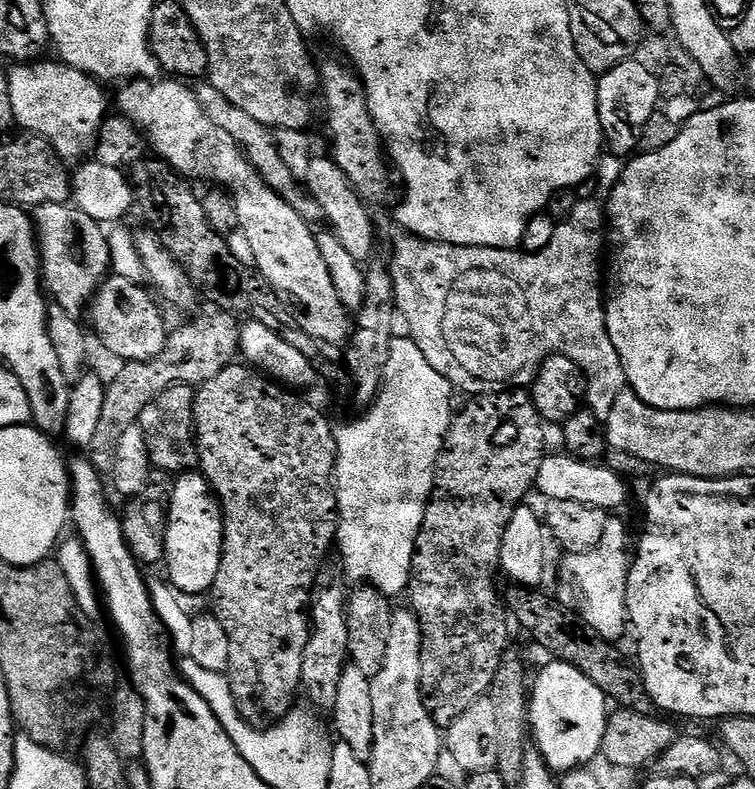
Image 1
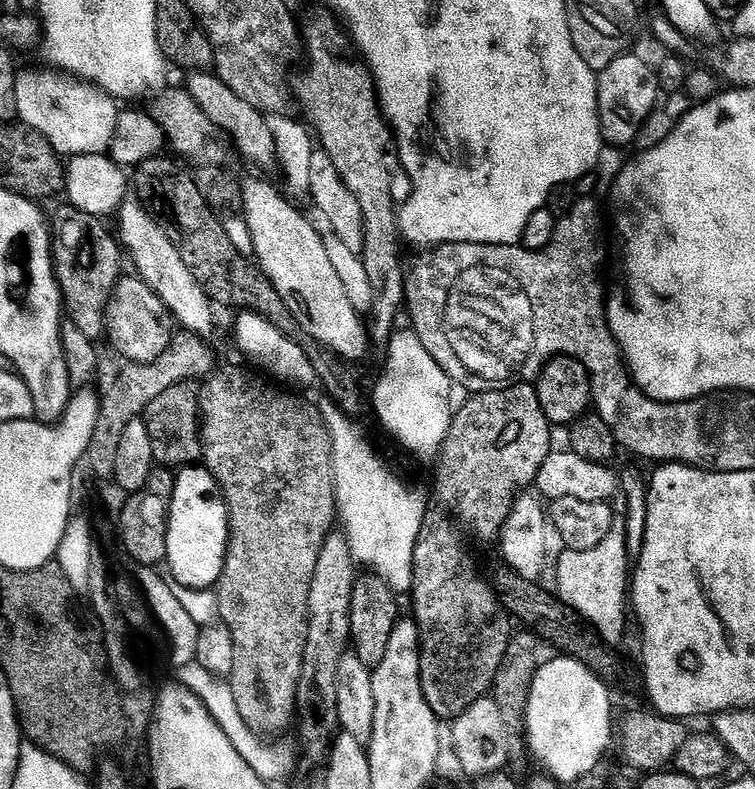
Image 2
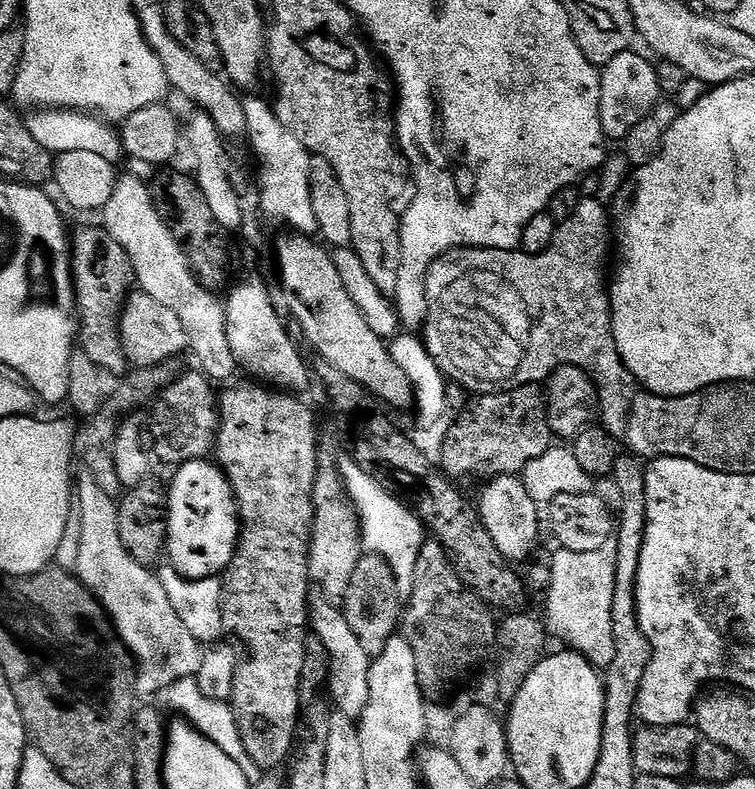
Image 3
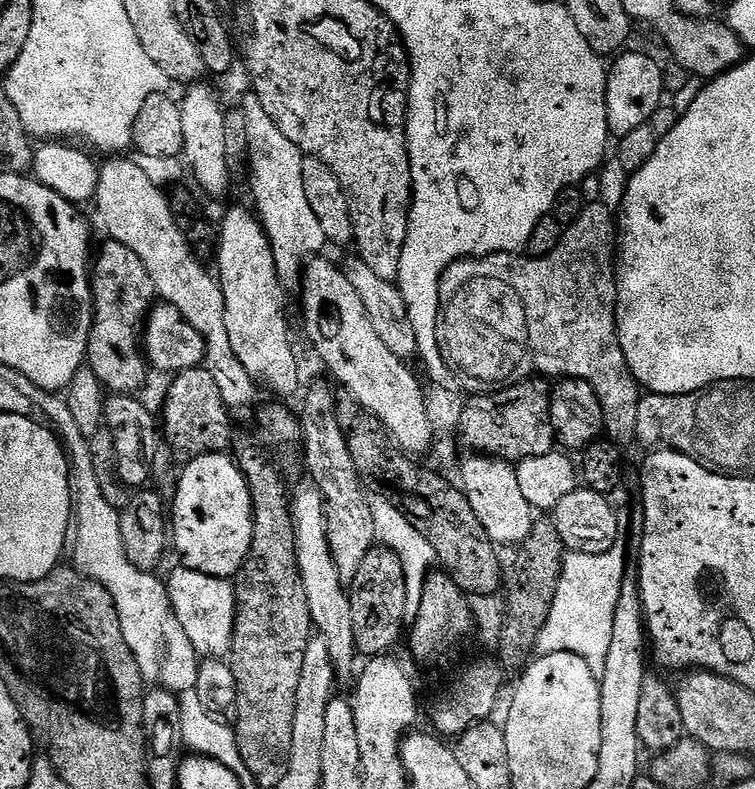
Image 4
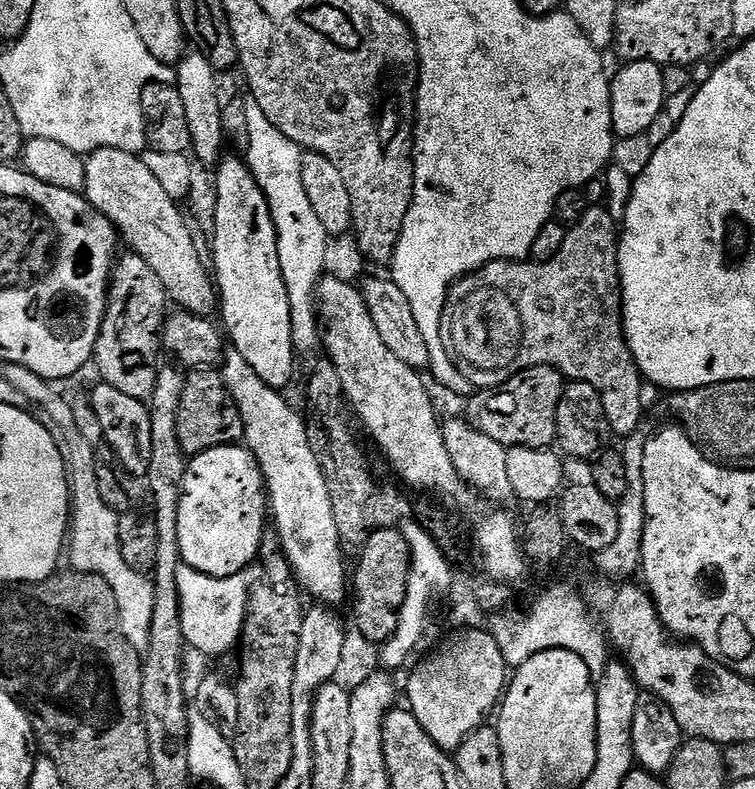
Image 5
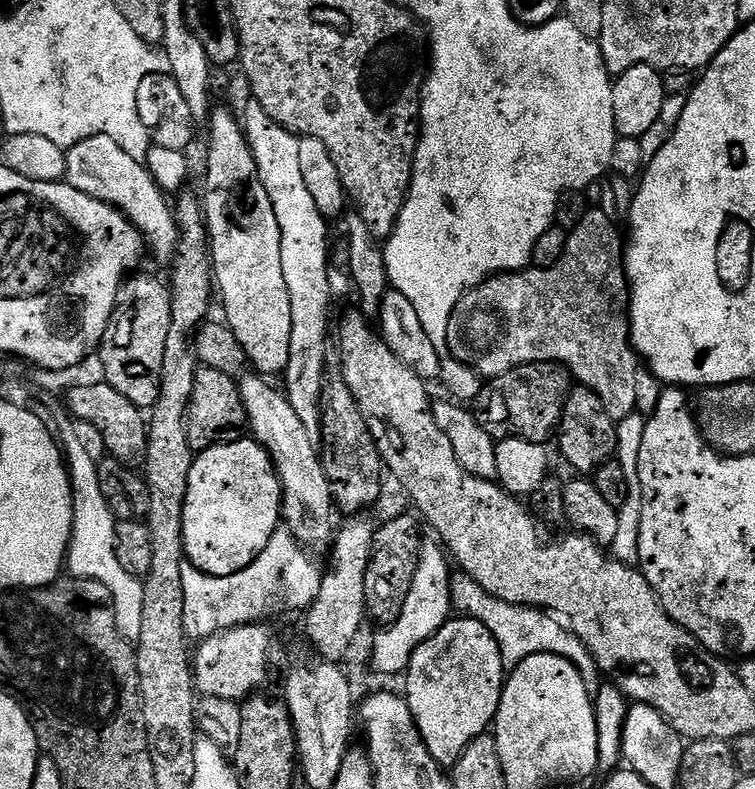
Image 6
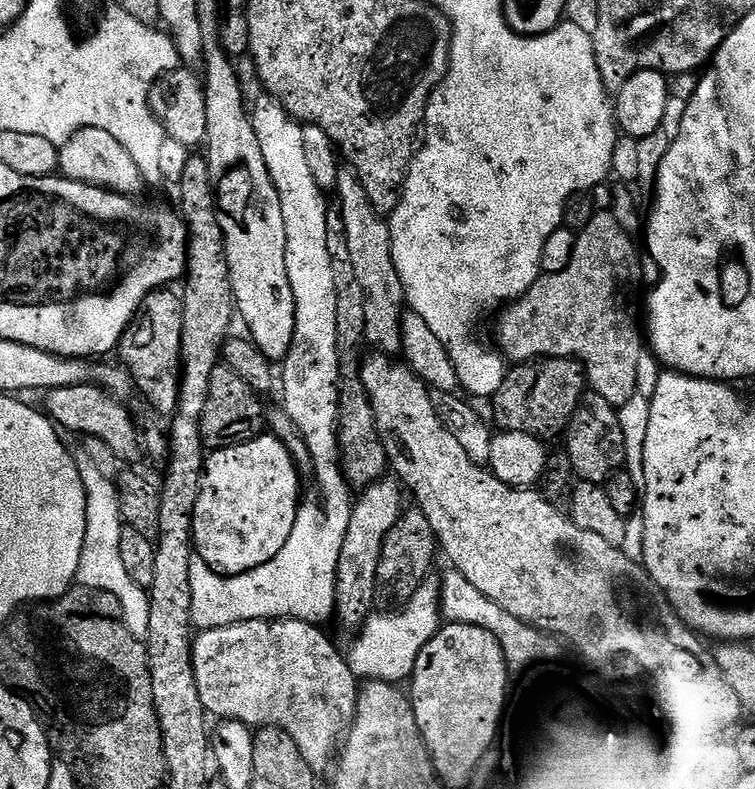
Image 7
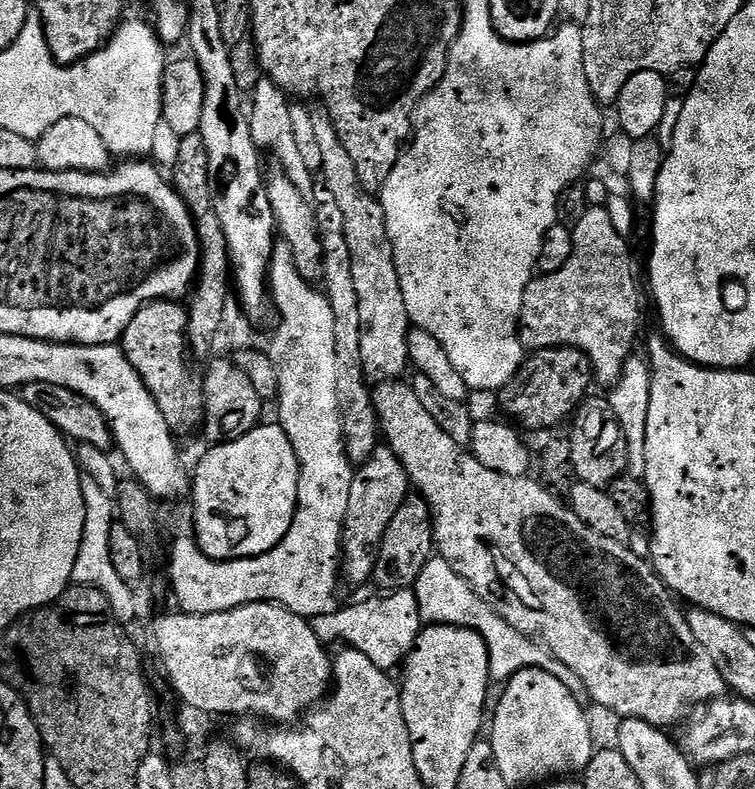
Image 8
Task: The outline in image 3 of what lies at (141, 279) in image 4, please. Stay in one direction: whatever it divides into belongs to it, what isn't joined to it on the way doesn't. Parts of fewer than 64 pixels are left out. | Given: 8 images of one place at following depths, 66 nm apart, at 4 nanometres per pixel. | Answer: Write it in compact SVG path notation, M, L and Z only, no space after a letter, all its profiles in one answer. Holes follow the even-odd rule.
M102 226L80 228L70 240L72 254L72 284L76 287L76 306L78 309L78 348L85 352L91 362L104 374L129 371L130 365L120 338L120 316L124 304L134 288L132 263L110 238Z

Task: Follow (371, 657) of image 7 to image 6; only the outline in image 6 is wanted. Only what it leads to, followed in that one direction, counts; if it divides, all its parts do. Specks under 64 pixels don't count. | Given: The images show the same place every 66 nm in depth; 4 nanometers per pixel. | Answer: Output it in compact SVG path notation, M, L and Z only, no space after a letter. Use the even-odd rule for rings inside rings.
M425 535L420 545L420 561L414 574L414 586L410 586L406 606L395 624L379 629L380 633L372 644L372 664L382 675L396 676L399 672L401 675L407 669L414 649L429 640L453 615L452 576L448 572L448 564L450 565L449 557L437 537Z

